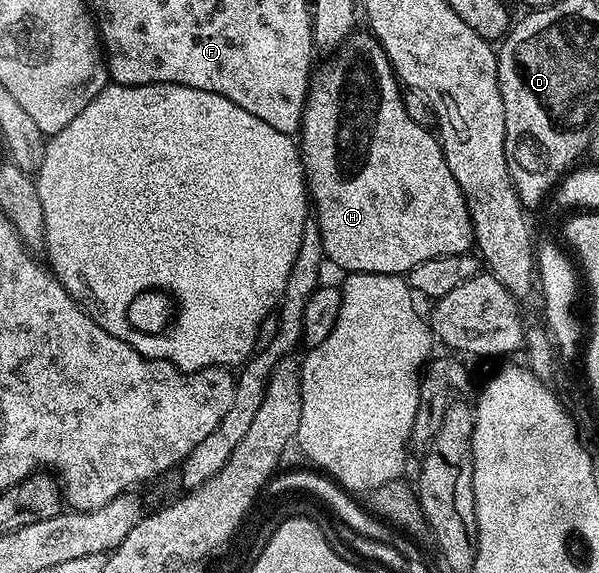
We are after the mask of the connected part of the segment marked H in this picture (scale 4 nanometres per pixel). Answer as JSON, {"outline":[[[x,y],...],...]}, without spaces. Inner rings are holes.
{"outline":[[[352,33],[348,35],[342,47],[330,56],[326,67],[314,72],[311,76],[311,88],[307,91],[307,103],[303,107],[303,126],[301,128],[301,154],[303,156],[303,173],[307,177],[309,203],[313,208],[313,217],[321,229],[323,253],[343,270],[343,273],[377,273],[378,275],[406,276],[421,261],[429,261],[433,257],[449,257],[450,255],[466,255],[472,250],[475,242],[475,230],[471,224],[471,214],[467,208],[465,197],[453,177],[449,173],[449,165],[443,156],[443,146],[428,128],[417,125],[417,121],[409,118],[403,104],[401,84],[395,77],[391,62],[383,51],[383,46],[370,33]]]}

